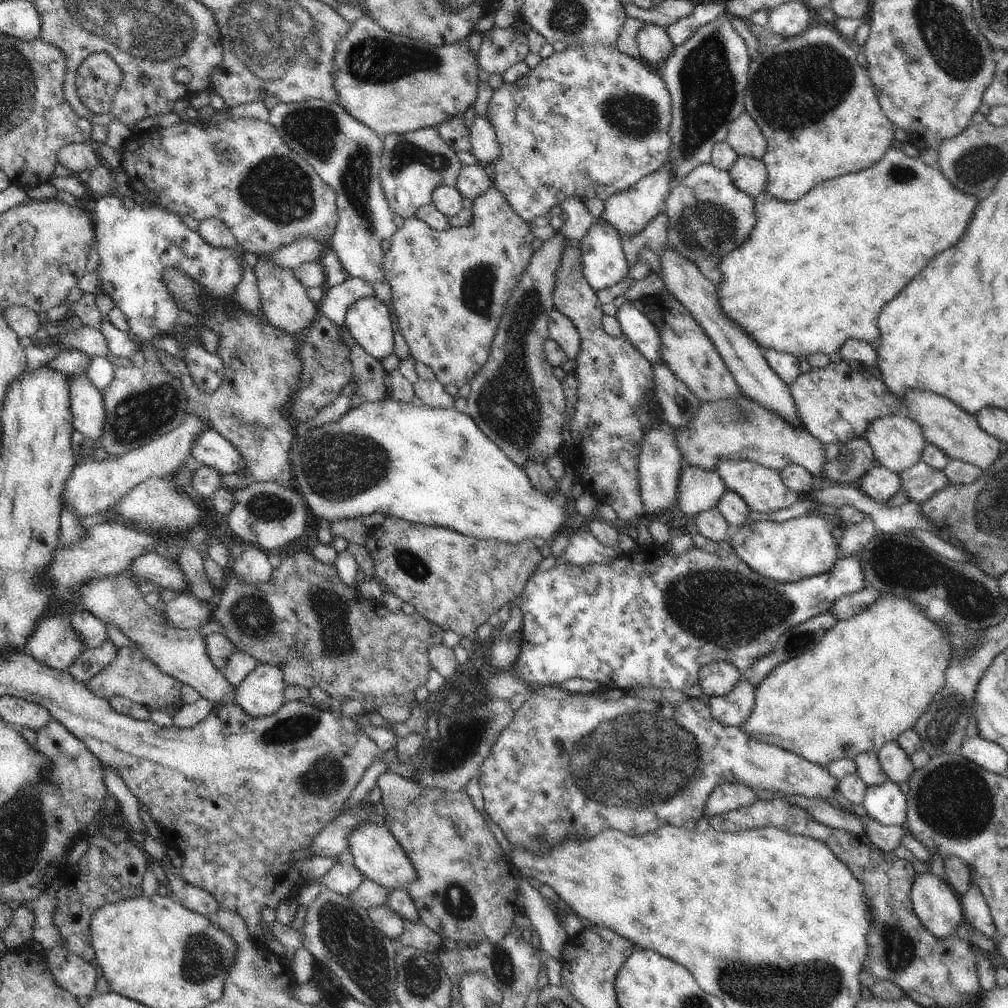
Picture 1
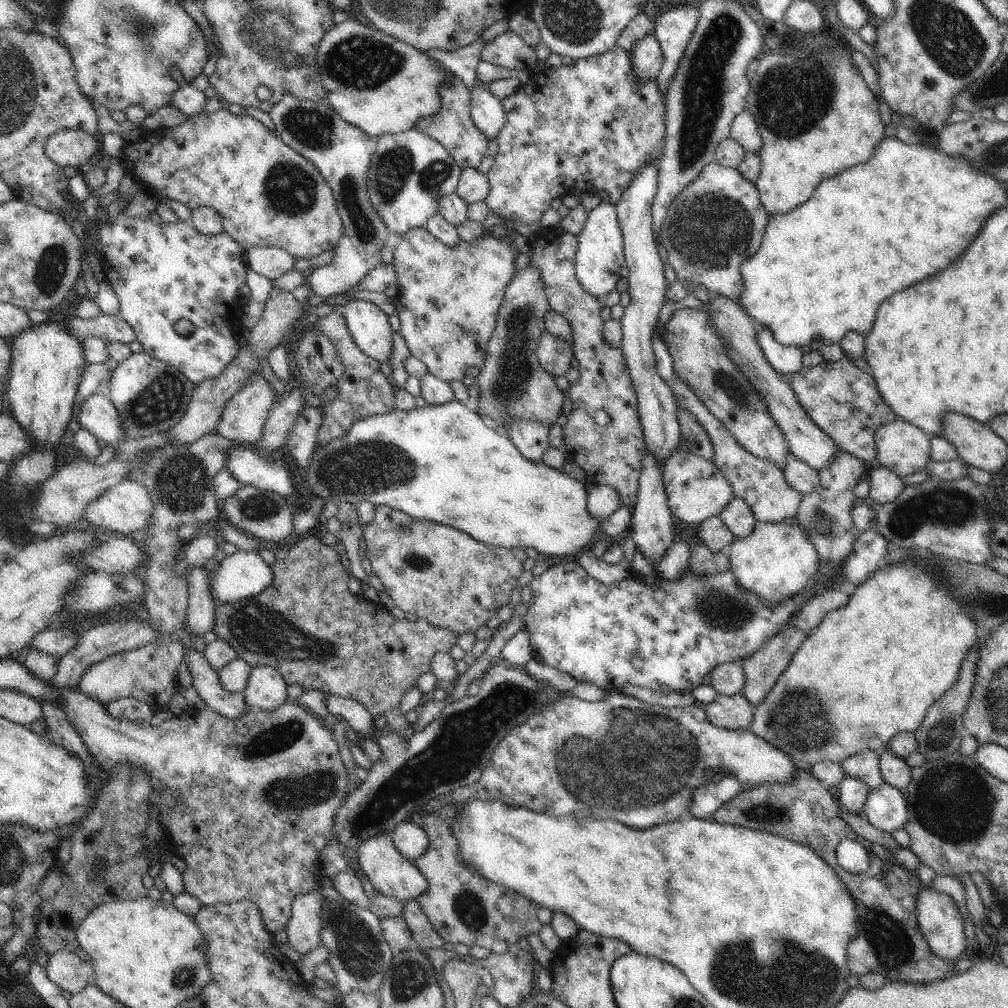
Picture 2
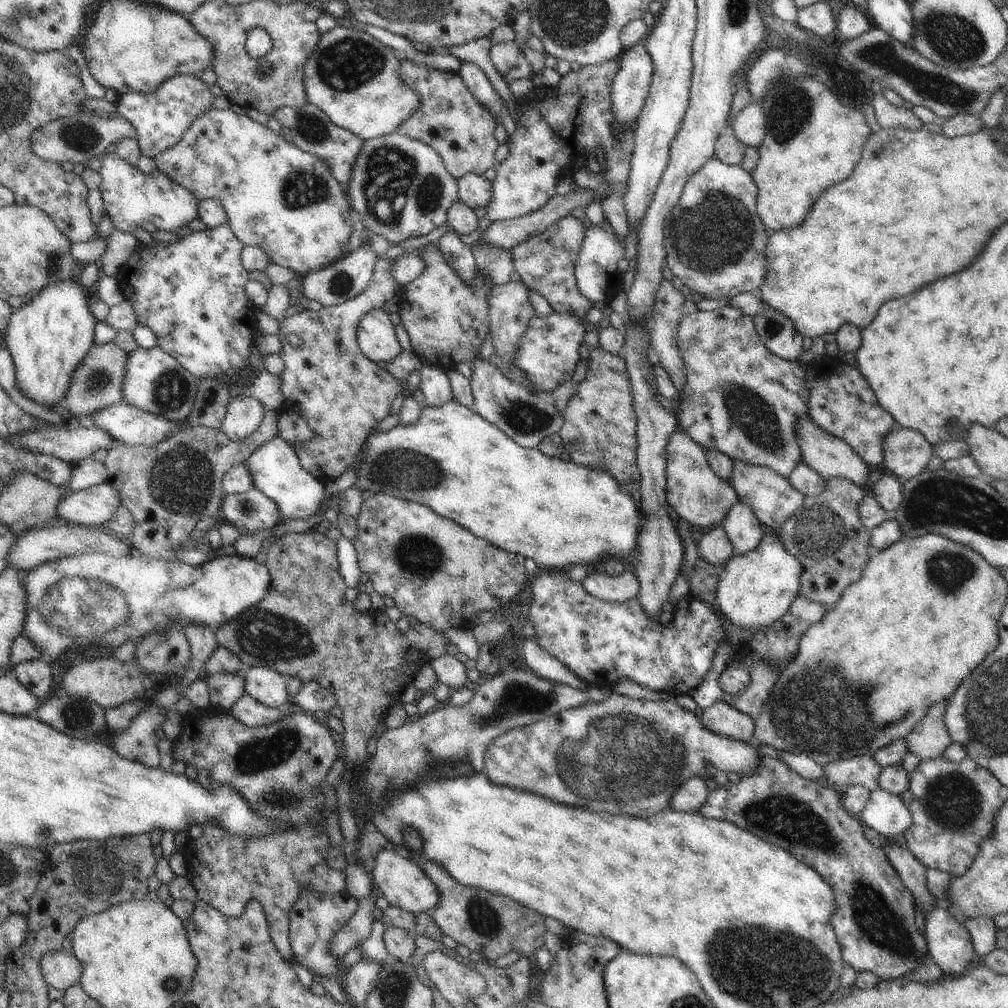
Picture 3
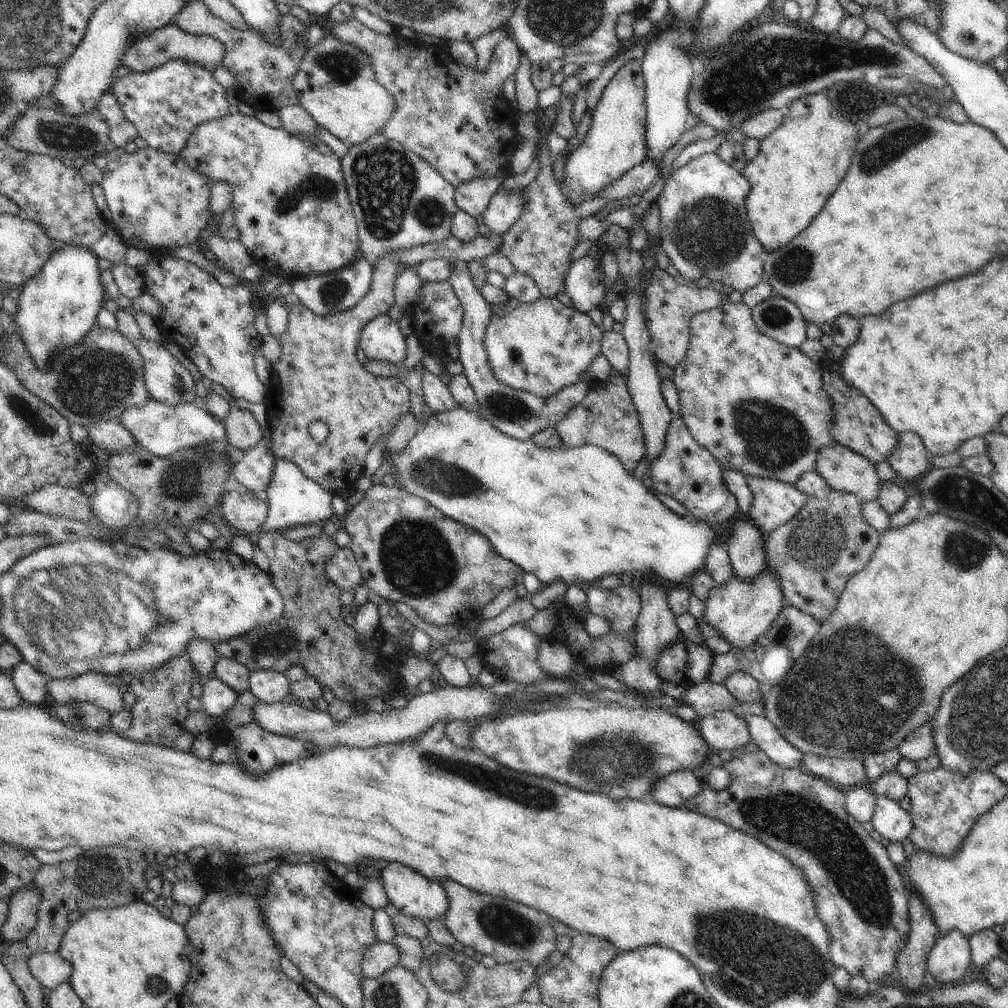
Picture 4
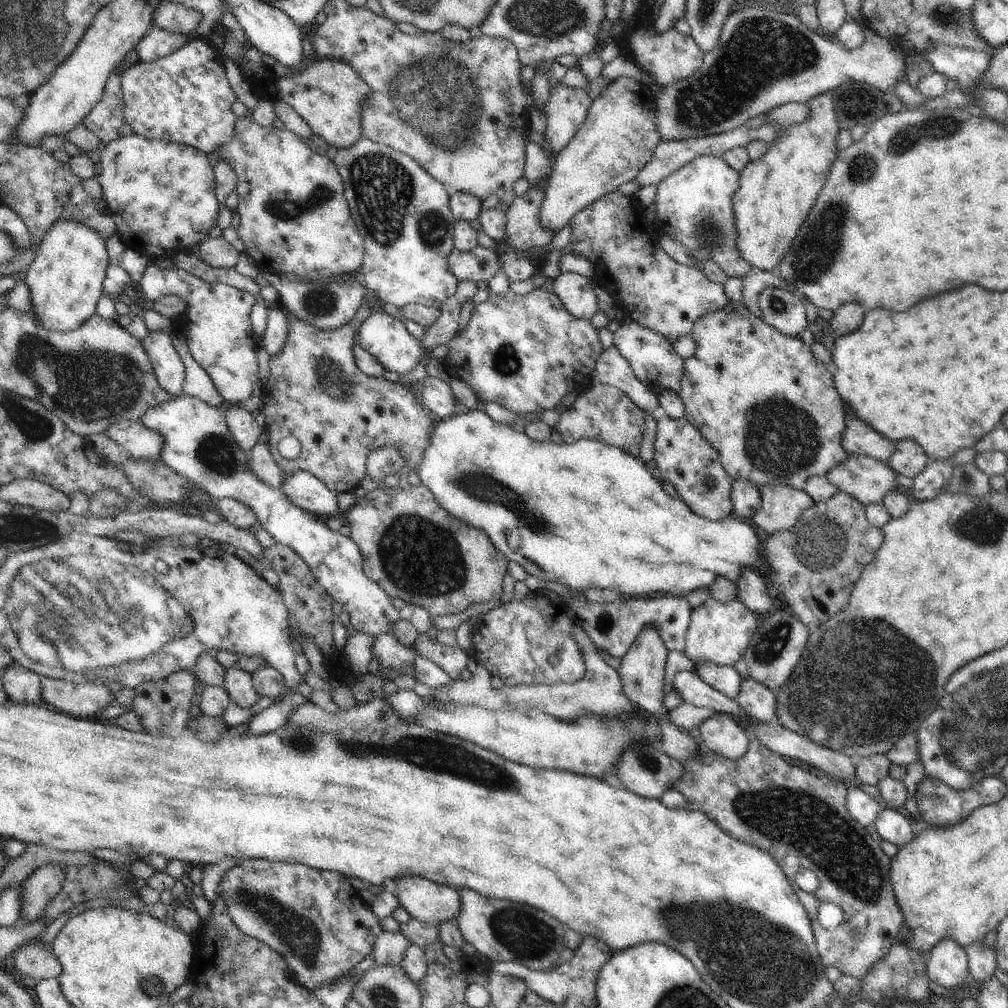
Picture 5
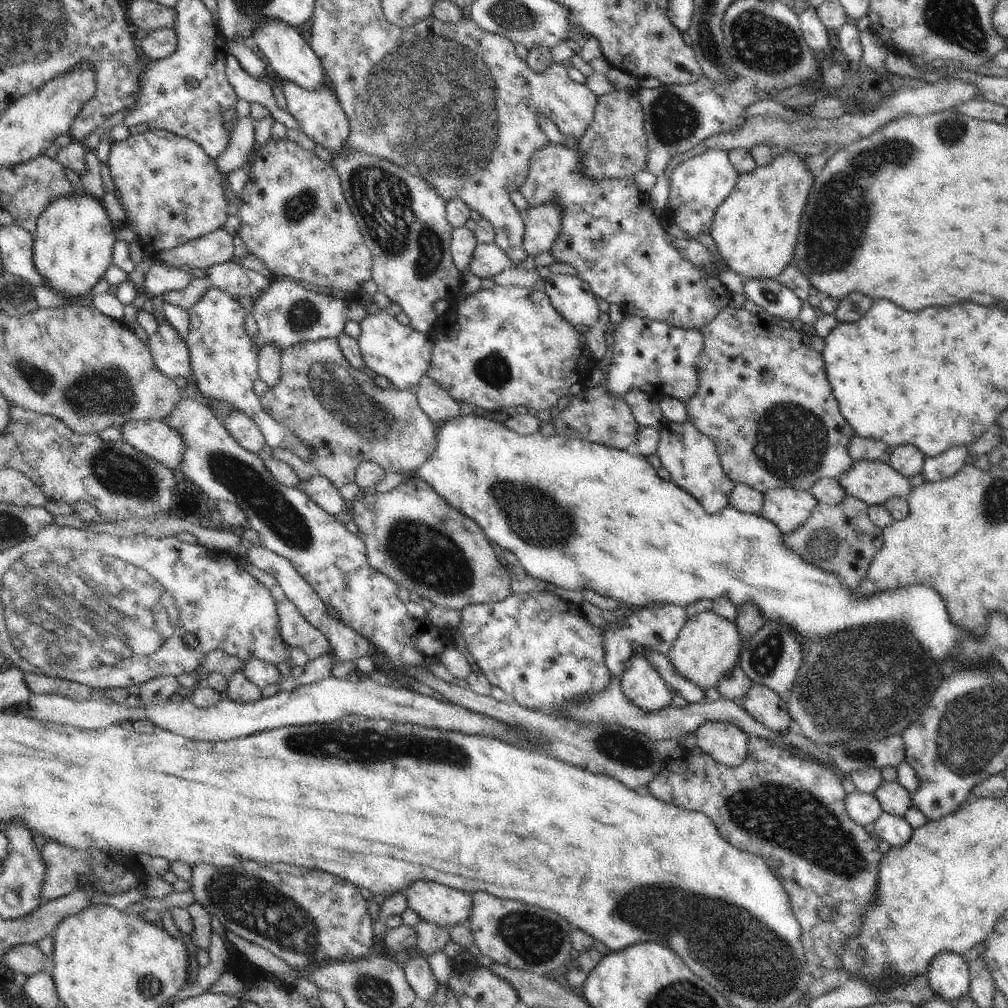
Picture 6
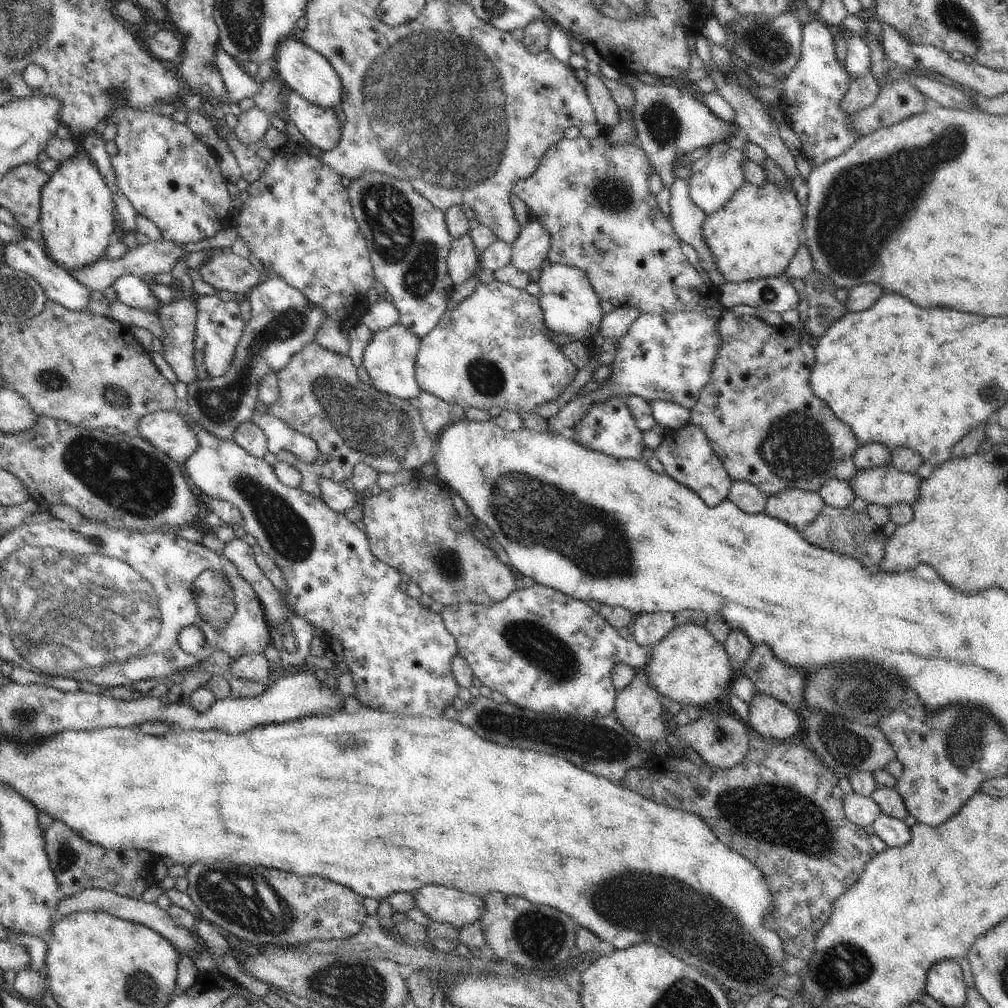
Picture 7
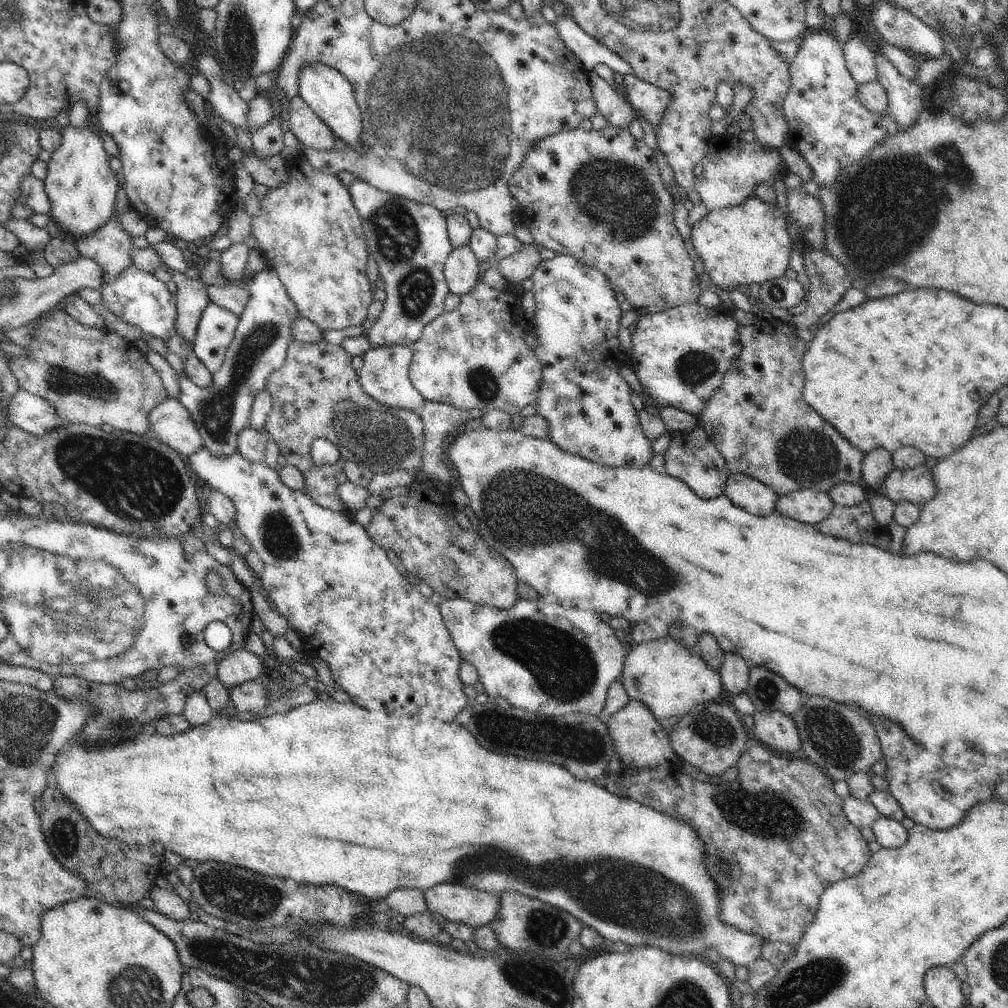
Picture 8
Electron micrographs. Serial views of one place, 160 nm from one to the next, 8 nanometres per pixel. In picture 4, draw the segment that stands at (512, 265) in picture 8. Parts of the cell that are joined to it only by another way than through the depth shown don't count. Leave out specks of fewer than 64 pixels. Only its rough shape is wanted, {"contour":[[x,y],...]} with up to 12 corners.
{"contour":[[643,59],[603,90],[561,188],[579,206],[647,159]]}

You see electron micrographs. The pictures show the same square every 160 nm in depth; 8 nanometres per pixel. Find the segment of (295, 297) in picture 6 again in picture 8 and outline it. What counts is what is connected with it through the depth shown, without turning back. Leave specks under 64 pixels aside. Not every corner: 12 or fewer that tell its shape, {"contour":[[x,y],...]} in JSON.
{"contour":[[258,272],[212,382],[180,378],[205,447],[237,451],[285,363],[297,306]]}

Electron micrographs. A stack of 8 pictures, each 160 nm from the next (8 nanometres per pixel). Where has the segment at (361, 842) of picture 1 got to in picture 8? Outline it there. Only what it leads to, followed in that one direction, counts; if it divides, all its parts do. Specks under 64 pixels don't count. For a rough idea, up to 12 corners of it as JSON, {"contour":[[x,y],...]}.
{"contour":[[461,884],[425,891],[428,911],[475,929],[499,896]]}

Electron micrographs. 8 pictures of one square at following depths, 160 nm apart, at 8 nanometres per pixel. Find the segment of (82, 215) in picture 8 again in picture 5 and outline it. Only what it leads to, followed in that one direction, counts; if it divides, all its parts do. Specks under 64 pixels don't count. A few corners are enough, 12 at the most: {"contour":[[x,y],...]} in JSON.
{"contour":[[55,222],[22,275],[42,328],[82,326],[104,294],[106,243]]}

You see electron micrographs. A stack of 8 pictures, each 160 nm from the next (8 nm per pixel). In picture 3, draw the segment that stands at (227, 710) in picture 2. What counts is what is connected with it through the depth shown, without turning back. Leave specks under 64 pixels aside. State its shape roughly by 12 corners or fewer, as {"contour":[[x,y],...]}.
{"contour":[[246,692],[228,712],[249,727],[285,716]]}

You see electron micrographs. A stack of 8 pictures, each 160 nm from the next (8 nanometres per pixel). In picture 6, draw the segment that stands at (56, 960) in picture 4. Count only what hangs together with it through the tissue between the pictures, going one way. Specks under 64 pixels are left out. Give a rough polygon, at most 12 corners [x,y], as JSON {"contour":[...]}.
{"contour":[[18,945],[2,964],[31,977],[44,970],[47,956],[37,945]]}

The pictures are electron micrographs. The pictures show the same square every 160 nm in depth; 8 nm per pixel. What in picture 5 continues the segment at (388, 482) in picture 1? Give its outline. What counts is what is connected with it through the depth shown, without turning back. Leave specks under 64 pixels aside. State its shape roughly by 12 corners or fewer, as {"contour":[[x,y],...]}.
{"contour":[[485,411],[418,474],[527,574],[686,596],[760,566],[752,526],[635,456]]}

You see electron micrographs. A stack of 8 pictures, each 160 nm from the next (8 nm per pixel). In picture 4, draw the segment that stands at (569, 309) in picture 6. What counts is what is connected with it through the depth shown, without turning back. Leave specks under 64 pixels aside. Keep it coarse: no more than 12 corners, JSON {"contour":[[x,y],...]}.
{"contour":[[601,259],[571,264],[565,293],[582,313],[600,308],[607,294]]}

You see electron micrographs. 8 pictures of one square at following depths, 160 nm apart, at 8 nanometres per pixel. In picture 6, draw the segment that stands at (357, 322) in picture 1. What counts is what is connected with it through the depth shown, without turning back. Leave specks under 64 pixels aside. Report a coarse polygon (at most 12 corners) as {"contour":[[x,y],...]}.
{"contour":[[386,310],[359,325],[365,366],[416,390],[429,371],[429,334]]}

